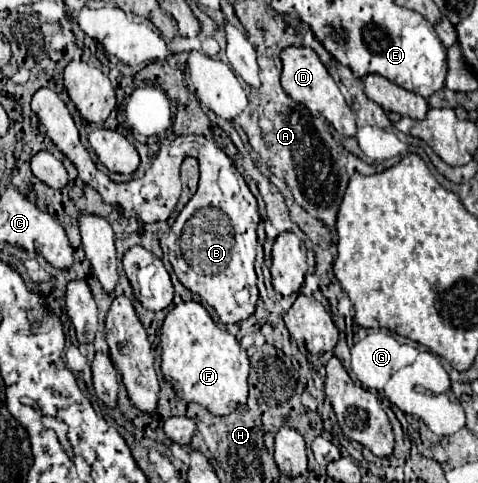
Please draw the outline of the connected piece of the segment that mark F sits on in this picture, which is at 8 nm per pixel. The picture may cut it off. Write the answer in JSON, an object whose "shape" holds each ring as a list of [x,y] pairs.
{"shape":[[[182,302],[166,314],[160,346],[162,374],[182,400],[196,402],[214,416],[226,416],[246,404],[250,372],[248,356],[228,330],[220,330],[214,324],[200,302]]]}

